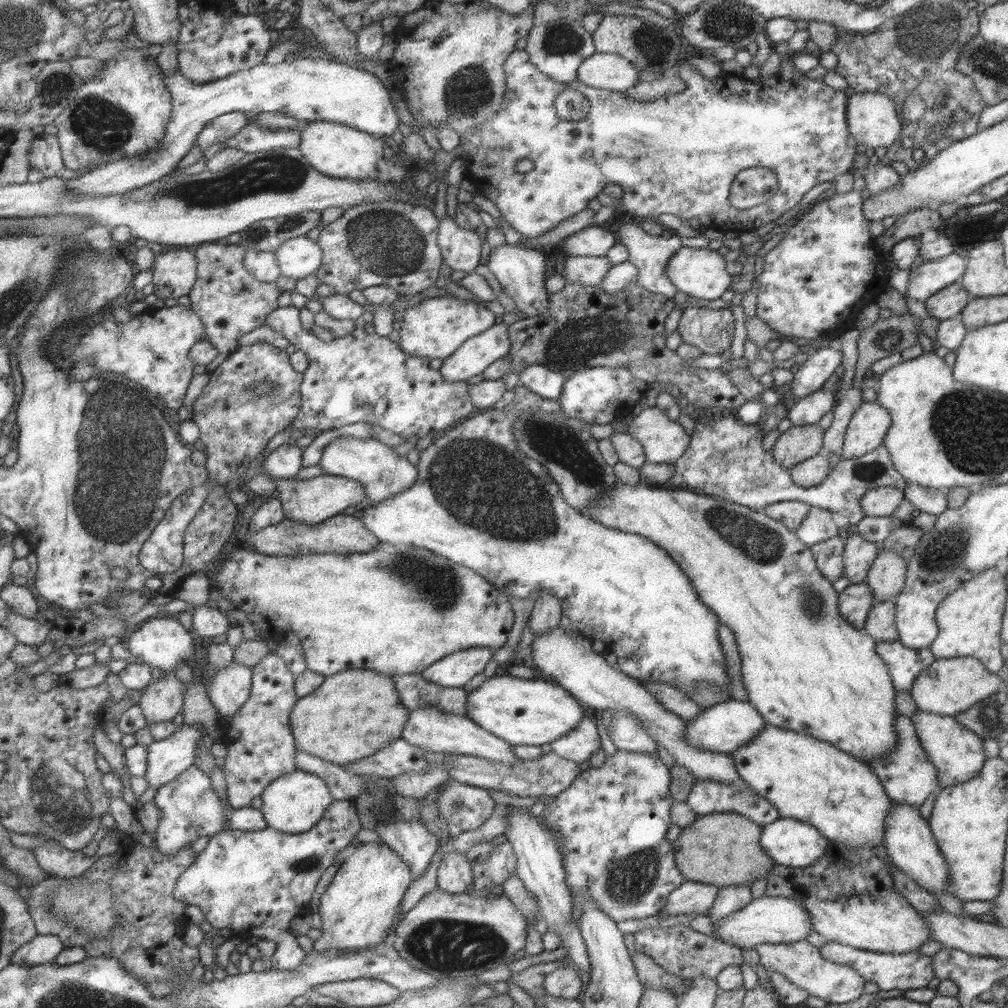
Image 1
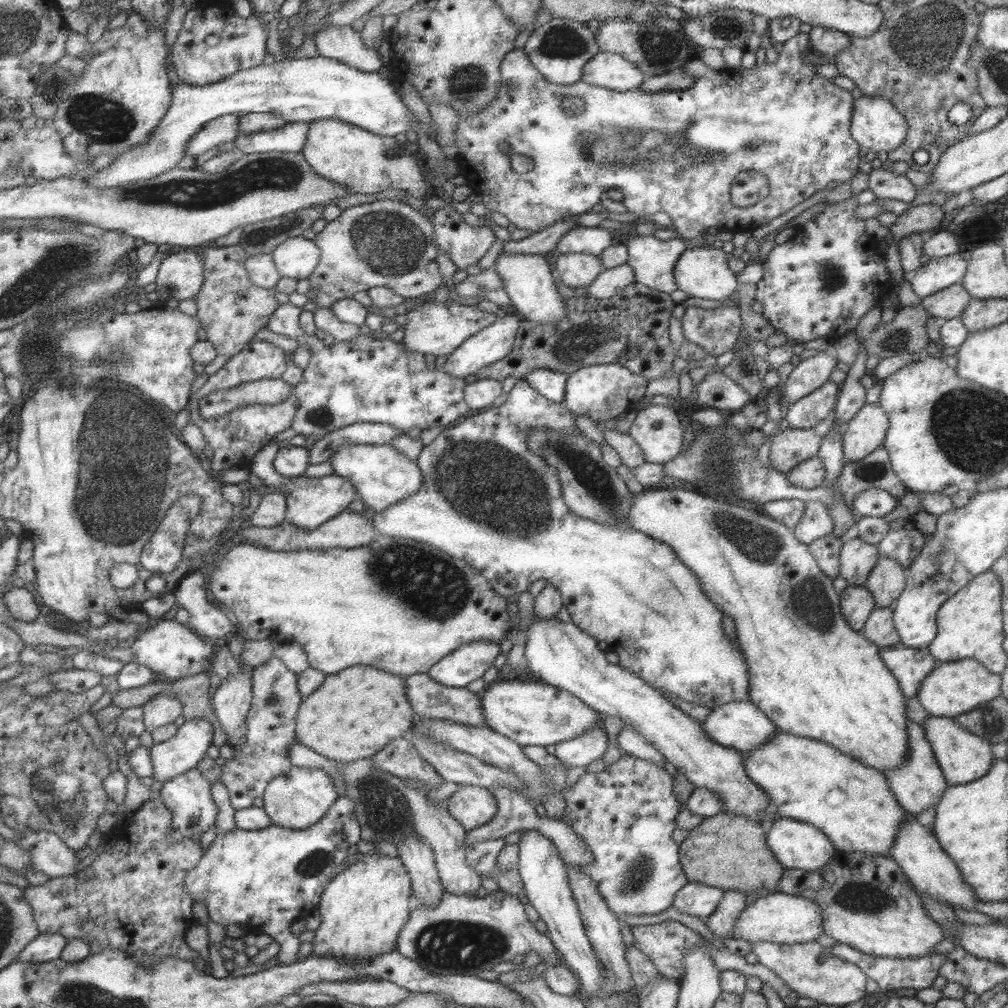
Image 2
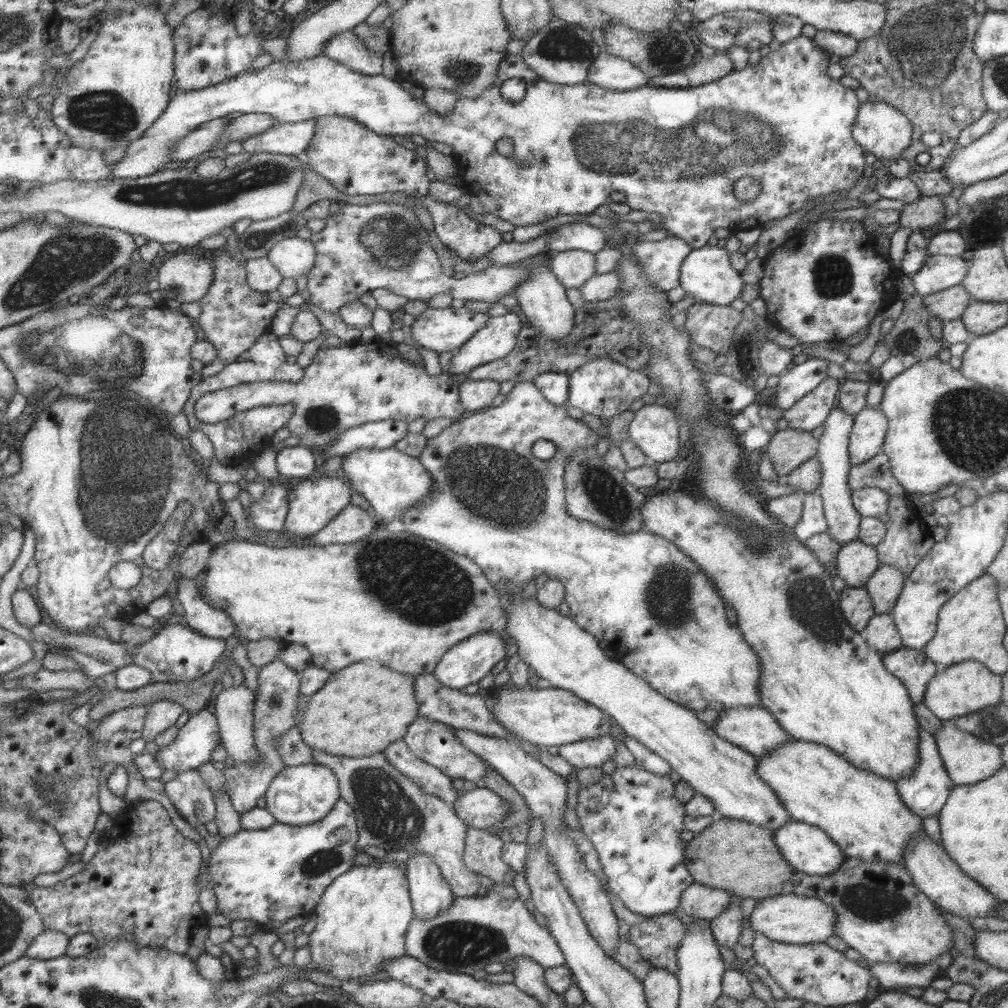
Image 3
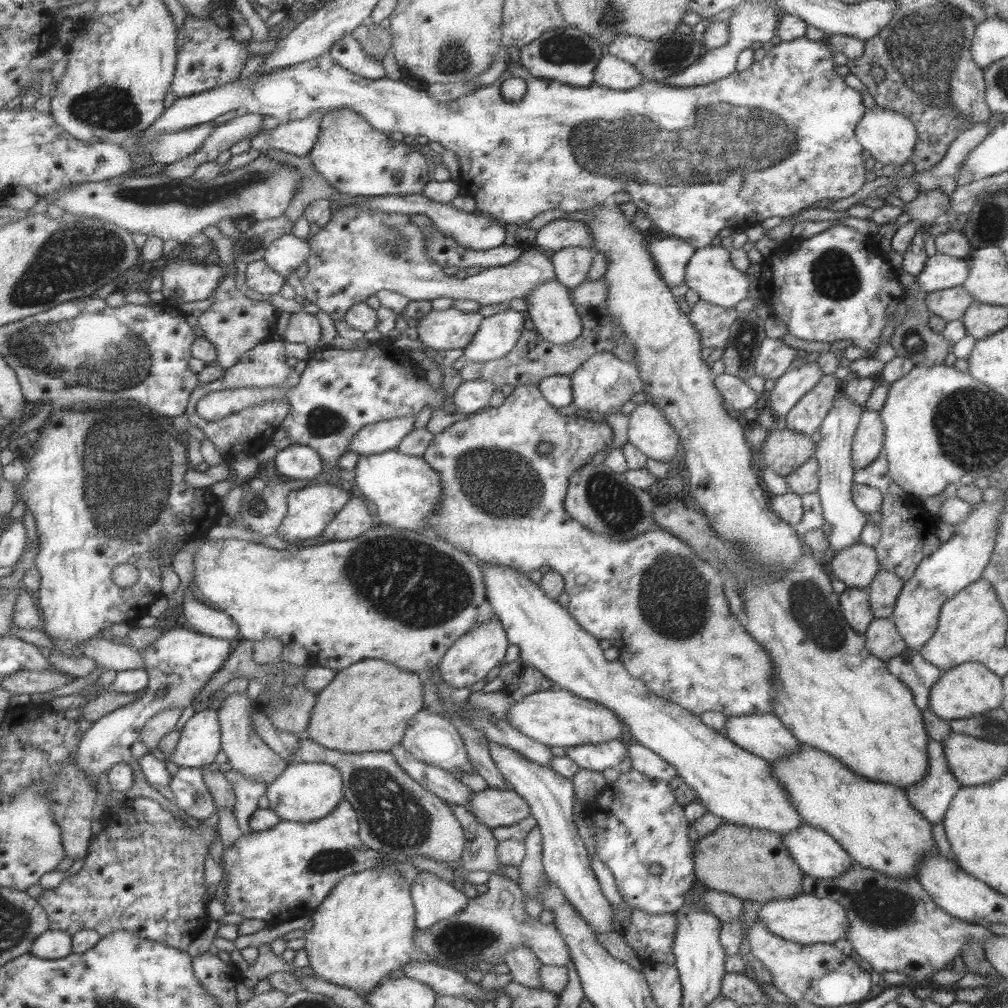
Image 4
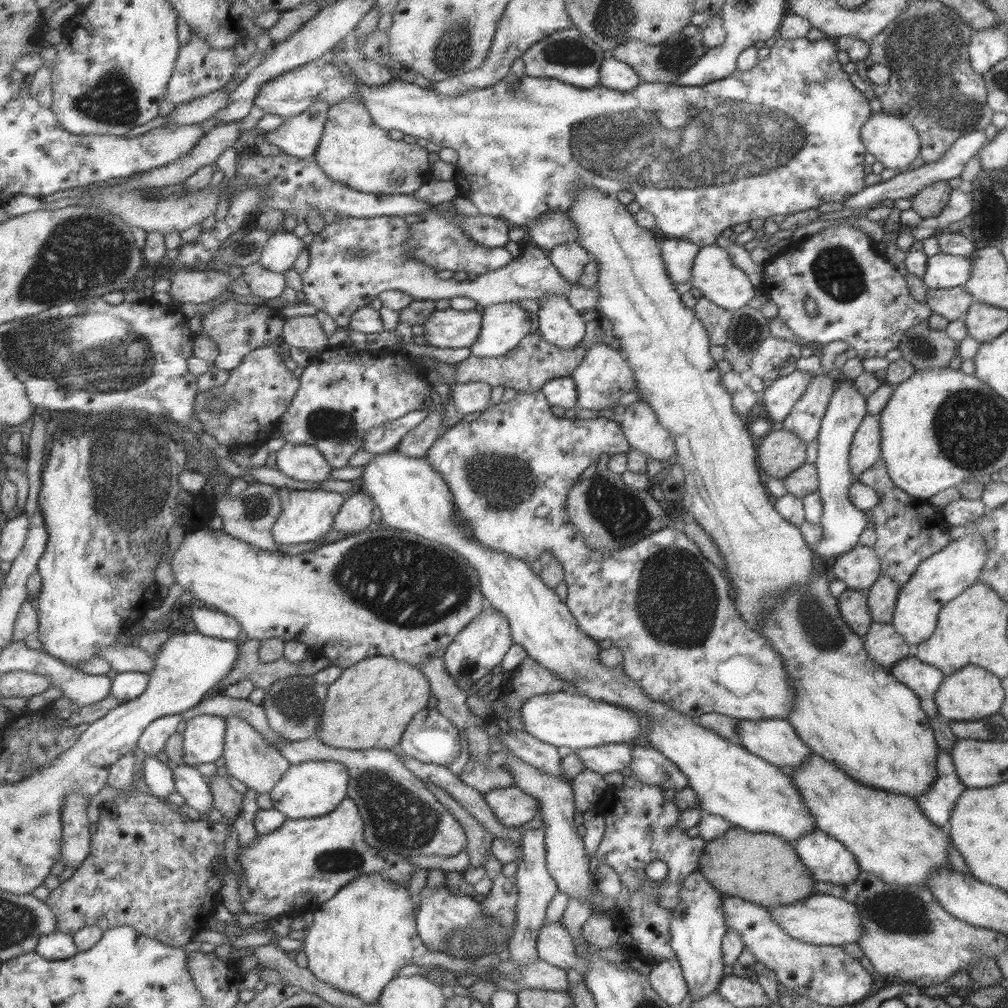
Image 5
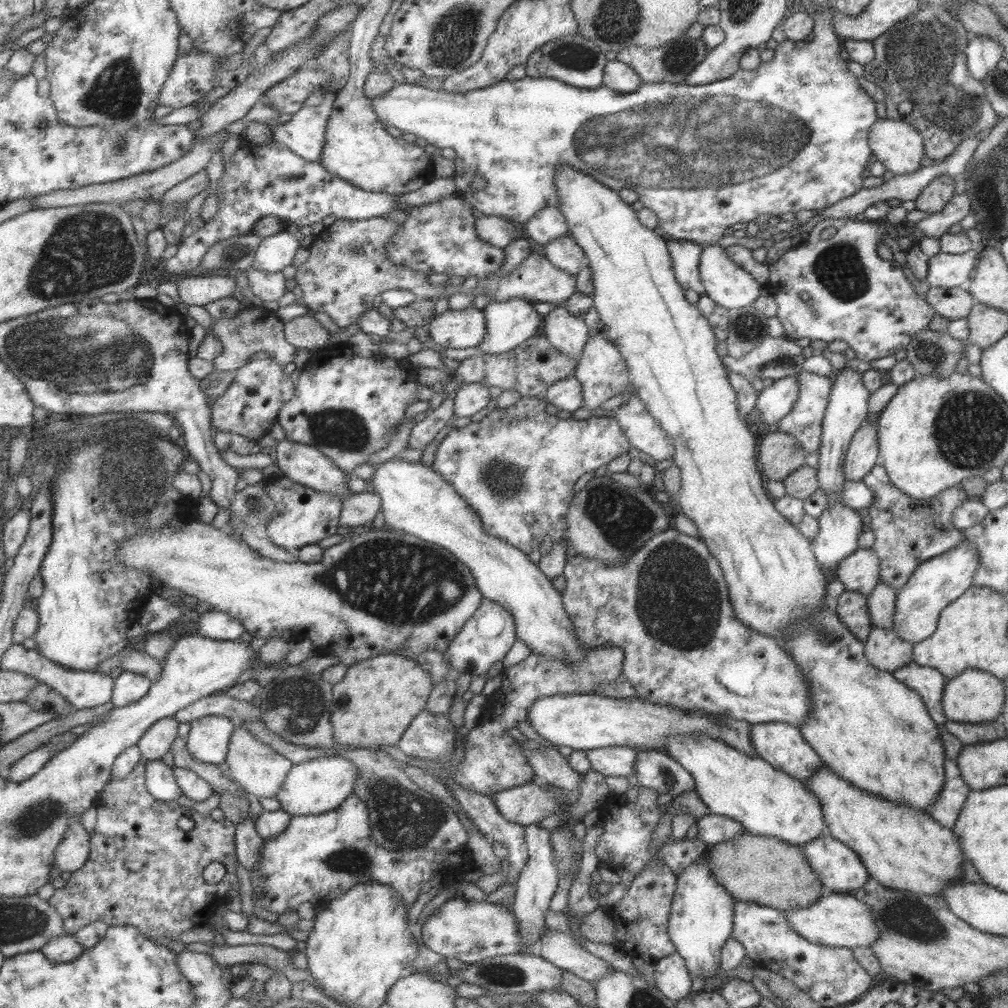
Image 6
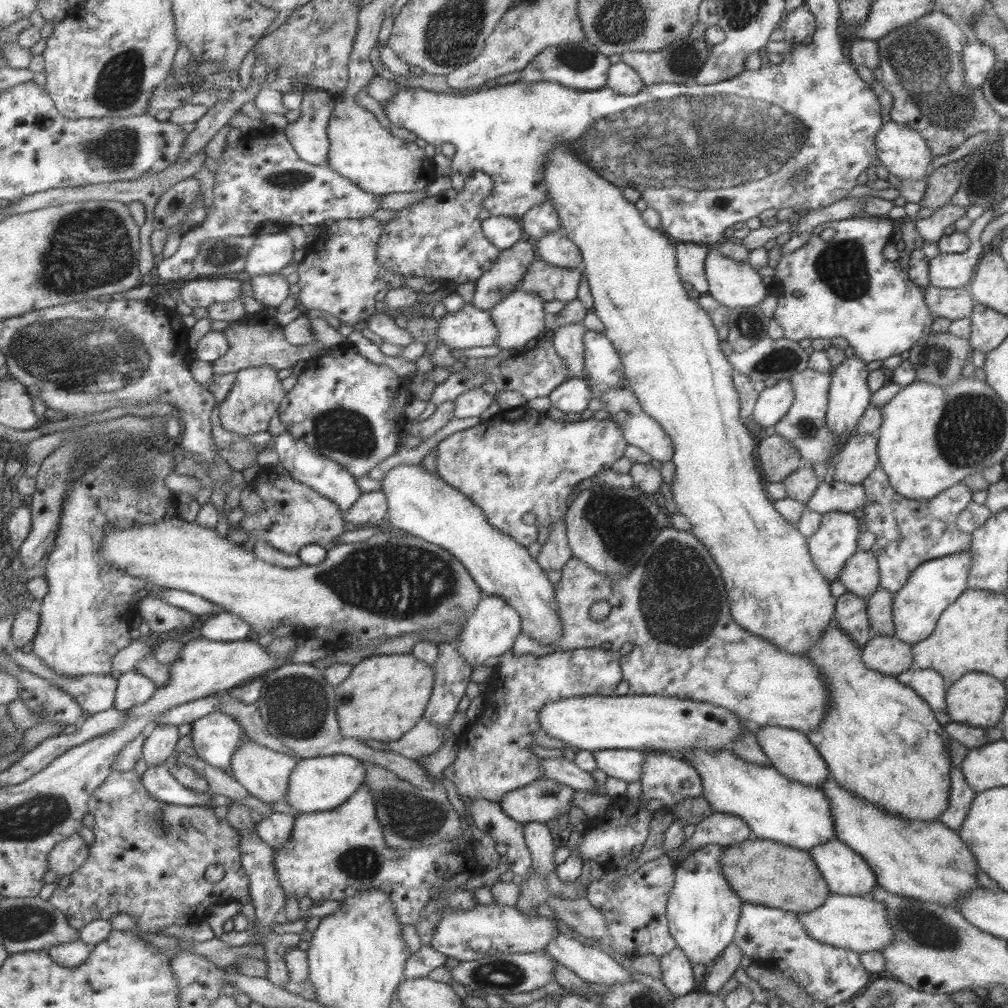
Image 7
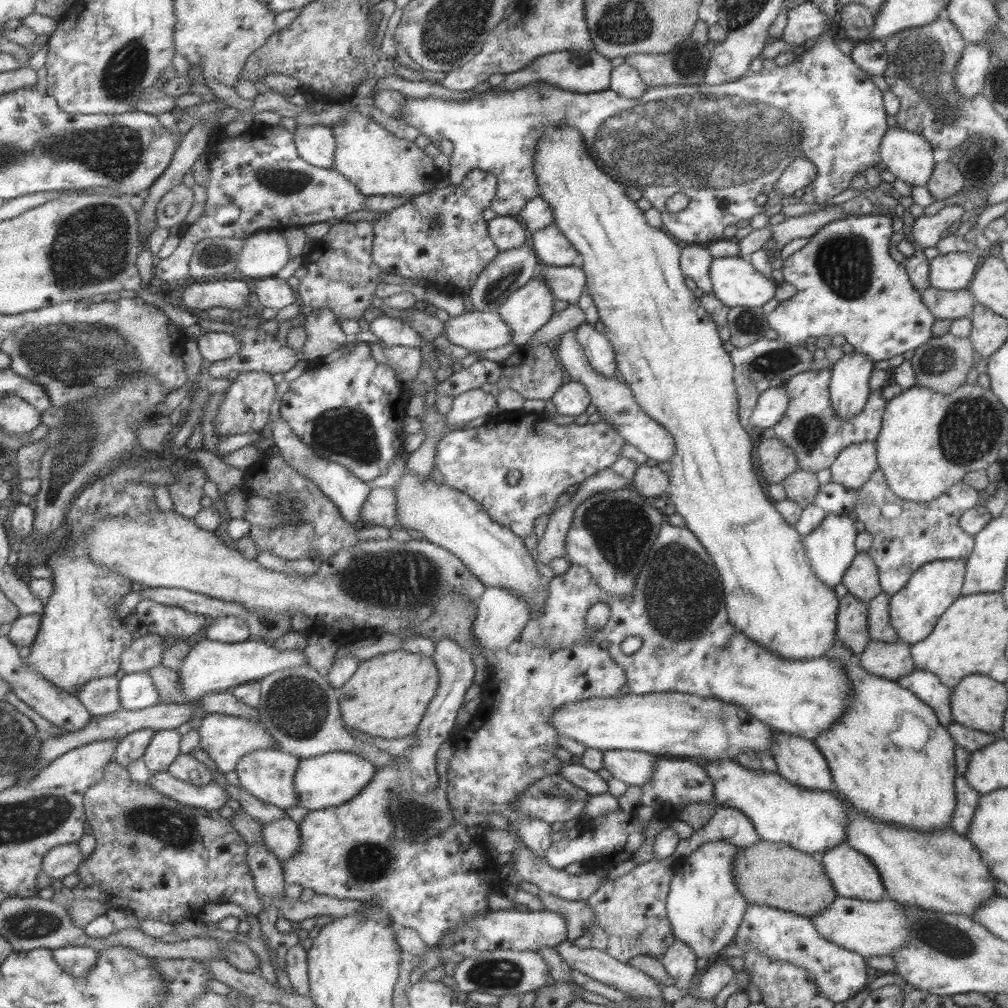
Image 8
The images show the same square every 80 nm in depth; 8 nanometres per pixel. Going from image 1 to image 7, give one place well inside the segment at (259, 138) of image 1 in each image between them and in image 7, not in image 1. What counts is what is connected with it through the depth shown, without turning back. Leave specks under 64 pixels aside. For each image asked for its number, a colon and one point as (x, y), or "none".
2: (290, 138)
3: (284, 138)
4: (298, 137)
5: (299, 136)
6: (303, 133)
7: (308, 135)

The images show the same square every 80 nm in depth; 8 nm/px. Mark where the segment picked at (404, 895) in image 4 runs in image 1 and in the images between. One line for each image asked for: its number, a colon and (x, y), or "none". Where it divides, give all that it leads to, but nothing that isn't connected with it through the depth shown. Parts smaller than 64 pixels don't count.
1: (361, 902)
2: (362, 909)
3: (361, 919)

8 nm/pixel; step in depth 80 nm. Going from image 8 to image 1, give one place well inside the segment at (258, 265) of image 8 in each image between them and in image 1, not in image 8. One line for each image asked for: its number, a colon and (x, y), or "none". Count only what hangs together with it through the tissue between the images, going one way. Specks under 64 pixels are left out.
1: (298, 257)
2: (297, 257)
3: (293, 256)
4: (285, 255)
5: (281, 251)
6: (275, 252)
7: (272, 252)

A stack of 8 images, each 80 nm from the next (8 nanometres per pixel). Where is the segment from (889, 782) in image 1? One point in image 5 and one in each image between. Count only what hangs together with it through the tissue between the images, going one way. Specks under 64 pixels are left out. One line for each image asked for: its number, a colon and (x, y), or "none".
2: (918, 783)
3: (924, 790)
4: (931, 795)
5: (936, 802)

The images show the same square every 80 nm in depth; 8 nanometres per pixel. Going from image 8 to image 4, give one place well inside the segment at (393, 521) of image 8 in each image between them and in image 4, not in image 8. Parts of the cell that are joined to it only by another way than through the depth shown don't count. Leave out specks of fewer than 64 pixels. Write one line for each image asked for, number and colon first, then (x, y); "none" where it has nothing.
4: (353, 520)
5: (354, 516)
6: (358, 509)
7: (369, 509)

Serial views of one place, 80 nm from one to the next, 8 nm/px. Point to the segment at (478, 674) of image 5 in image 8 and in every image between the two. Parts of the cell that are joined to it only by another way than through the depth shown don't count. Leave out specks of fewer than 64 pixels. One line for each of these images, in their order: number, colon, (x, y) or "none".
6: (485, 638)
7: (491, 629)
8: (500, 617)

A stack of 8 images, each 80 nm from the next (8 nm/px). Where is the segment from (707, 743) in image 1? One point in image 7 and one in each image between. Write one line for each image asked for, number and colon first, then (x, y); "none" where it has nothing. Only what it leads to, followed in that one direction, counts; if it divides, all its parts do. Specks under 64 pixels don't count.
2: (740, 725)
3: (752, 728)
4: (763, 735)
5: (773, 739)
6: (781, 745)
7: (789, 751)

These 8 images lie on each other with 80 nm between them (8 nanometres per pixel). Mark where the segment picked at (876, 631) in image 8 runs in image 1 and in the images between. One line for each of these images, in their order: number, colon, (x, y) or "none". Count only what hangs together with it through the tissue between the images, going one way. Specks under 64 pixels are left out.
1: (885, 578)
2: (885, 582)
3: (883, 587)
4: (885, 586)
5: (881, 597)
6: (880, 602)
7: (878, 606)

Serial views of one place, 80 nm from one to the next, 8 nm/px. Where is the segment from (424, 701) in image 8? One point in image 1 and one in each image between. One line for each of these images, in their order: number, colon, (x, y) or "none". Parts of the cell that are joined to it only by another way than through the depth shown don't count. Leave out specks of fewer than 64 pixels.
1: (352, 714)
2: (352, 714)
3: (359, 710)
4: (366, 707)
5: (370, 704)
6: (373, 703)
7: (383, 696)

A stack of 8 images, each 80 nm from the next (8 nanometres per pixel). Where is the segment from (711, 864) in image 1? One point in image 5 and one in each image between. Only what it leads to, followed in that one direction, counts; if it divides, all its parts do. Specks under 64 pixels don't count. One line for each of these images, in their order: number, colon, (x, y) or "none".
2: (727, 851)
3: (739, 857)
4: (753, 864)
5: (761, 868)

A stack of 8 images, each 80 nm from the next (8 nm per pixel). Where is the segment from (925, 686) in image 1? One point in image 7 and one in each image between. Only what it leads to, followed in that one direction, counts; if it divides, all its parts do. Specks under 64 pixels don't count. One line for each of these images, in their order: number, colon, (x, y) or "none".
2: (952, 688)
3: (956, 690)
4: (969, 689)
5: (968, 694)
6: (973, 696)
7: (977, 699)

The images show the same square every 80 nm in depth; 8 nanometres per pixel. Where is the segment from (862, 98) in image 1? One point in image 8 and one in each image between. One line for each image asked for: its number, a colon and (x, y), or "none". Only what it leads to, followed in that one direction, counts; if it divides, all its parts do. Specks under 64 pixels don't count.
2: (875, 125)
3: (880, 129)
4: (889, 138)
5: (892, 141)
6: (895, 144)
7: (904, 153)
8: (907, 155)

